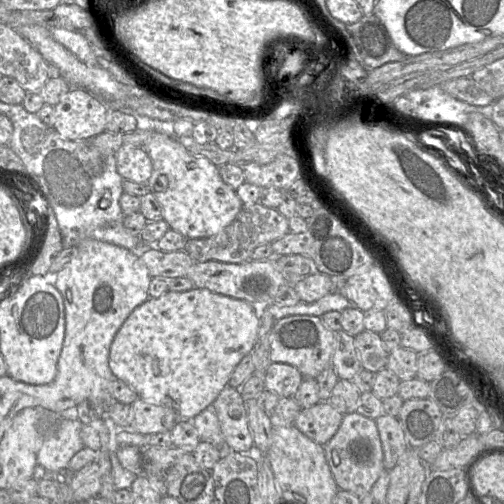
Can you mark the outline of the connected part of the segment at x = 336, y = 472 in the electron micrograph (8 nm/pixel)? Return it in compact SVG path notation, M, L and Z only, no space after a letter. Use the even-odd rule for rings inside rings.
M357 412L344 415L333 438L324 446L325 455L339 489L362 498L368 495L384 471L384 453L376 421Z

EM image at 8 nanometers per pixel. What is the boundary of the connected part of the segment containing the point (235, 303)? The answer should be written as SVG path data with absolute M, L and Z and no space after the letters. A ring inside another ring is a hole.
M196 287L188 291L168 290L158 298L147 299L144 303L136 307L128 316L111 344L109 351L109 368L115 378L124 381L137 392L139 399L143 399L152 404L169 407L175 410L180 418L192 420L207 407L212 406L222 389L228 385L229 378L235 366L253 349L257 339L259 326L260 319L257 316L253 305L245 300L232 298Z

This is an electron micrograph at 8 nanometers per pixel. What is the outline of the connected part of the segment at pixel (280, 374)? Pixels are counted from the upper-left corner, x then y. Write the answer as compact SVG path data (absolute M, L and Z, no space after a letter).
M271 363L265 372L265 388L279 398L293 397L304 376L300 371L284 363Z

